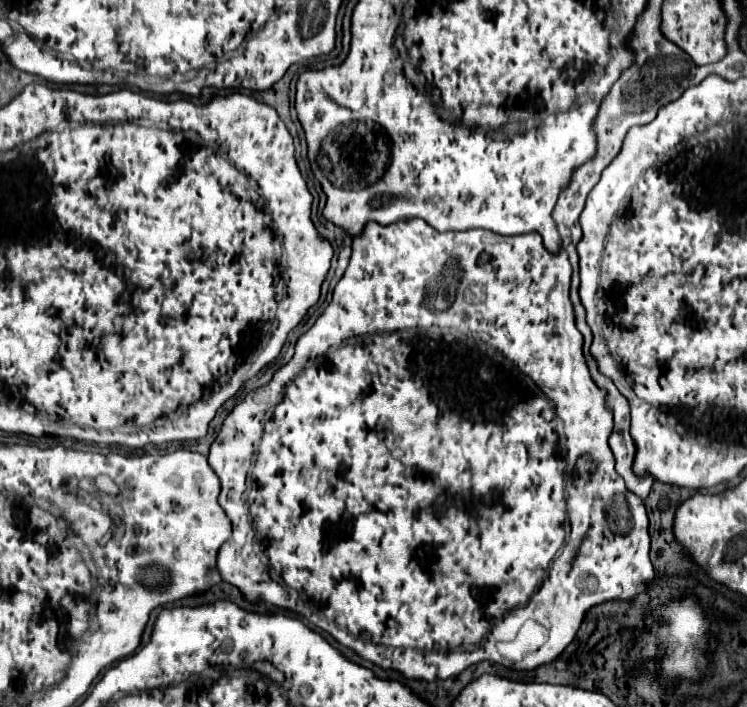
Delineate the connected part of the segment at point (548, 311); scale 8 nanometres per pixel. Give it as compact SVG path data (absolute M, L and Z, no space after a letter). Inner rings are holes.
M421 218L389 226L369 222L361 236L353 238L353 254L343 278L333 290L331 304L317 318L313 328L297 340L295 356L273 374L273 380L267 386L249 392L245 400L231 410L231 414L223 420L215 442L211 444L209 466L221 480L219 504L233 524L233 534L219 548L217 556L217 568L223 580L237 586L247 600L255 600L259 596L271 606L281 606L305 616L311 624L329 632L337 642L353 648L361 658L381 668L393 668L405 674L405 678L421 678L429 682L435 678L445 680L449 676L457 676L481 660L493 660L515 670L533 670L555 660L567 648L589 608L613 600L633 602L635 596L647 592L655 578L655 570L649 560L647 510L643 500L625 488L621 476L615 470L615 458L607 444L607 438L613 430L613 414L605 408L605 392L599 390L591 380L581 352L583 336L575 328L573 306L569 302L569 280L571 266L567 252L561 250L559 256L549 256L549 252L543 248L541 236L537 234L497 236L489 230L437 232ZM481 340L499 352L481 346ZM501 352L519 368L503 358ZM519 370L523 370L533 382ZM557 420L563 424L563 436L566 439L564 458L559 446ZM582 457L587 458L585 492L581 492L581 486L575 492L567 492L567 482L573 480L567 480L565 476L565 461L567 466L576 466ZM565 494L571 498L569 510L565 508ZM565 520L569 520L571 538L581 538L581 542L577 544L569 568L547 572L549 562L565 544Z

